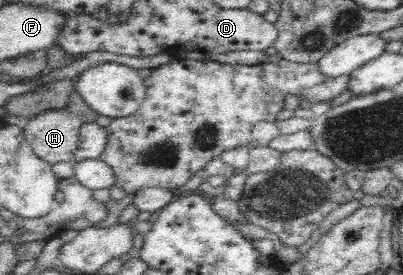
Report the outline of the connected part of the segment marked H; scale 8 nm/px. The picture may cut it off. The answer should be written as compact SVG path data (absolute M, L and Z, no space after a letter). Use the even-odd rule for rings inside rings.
M53 109L27 119L23 125L29 147L49 165L71 161L80 143L83 124L67 109Z

